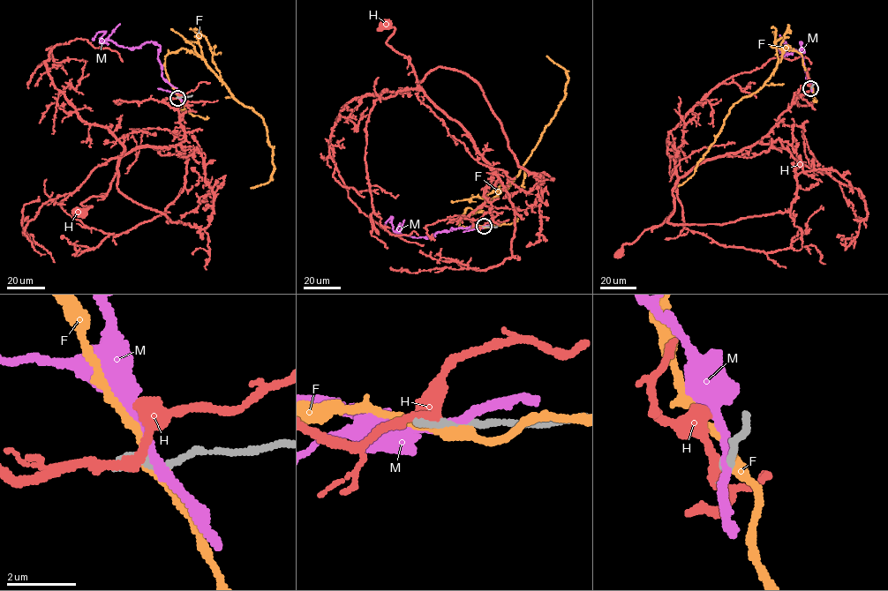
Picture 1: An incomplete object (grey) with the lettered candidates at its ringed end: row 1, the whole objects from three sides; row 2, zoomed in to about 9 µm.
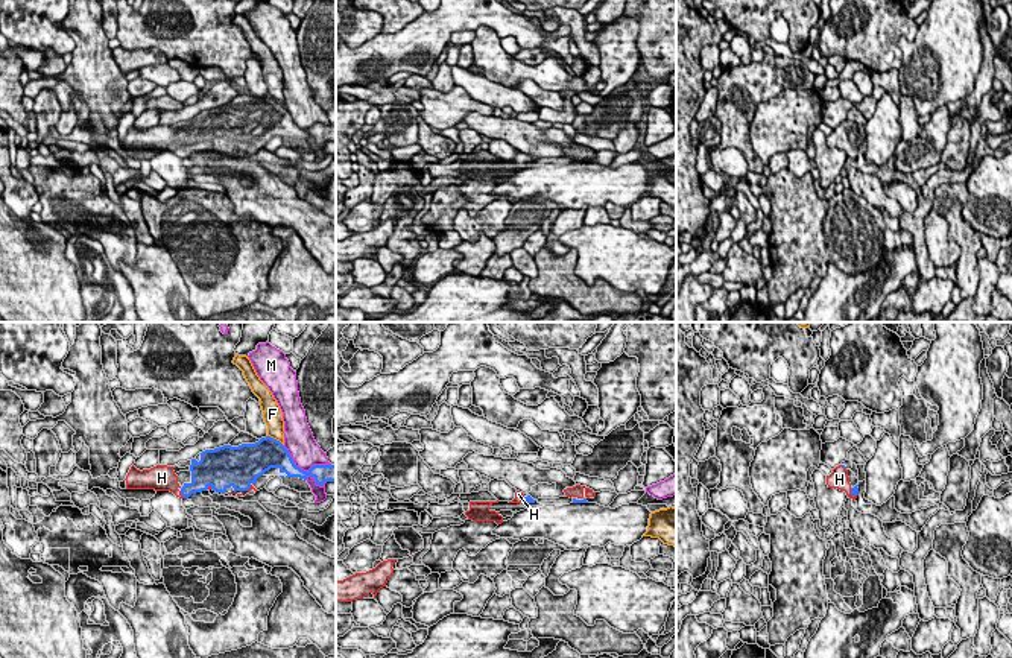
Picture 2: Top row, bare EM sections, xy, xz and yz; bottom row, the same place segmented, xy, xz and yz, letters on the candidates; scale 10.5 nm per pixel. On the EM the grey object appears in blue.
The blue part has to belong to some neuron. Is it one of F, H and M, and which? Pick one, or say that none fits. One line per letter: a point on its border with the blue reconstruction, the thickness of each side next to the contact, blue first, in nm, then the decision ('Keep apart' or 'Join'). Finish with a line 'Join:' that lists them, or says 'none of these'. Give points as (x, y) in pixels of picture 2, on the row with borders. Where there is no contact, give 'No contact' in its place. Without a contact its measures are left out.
F: Touches blue at xy (275, 439). Thickness 320 nm (blue) against 190 nm. Keep apart
H: Touches blue at xy (183, 496). Thickness 200 nm (blue) against 240 nm. Join
M: Touches blue at xy (300, 468). Thickness 220 nm (blue) against 300 nm. Keep apart
Join: H

